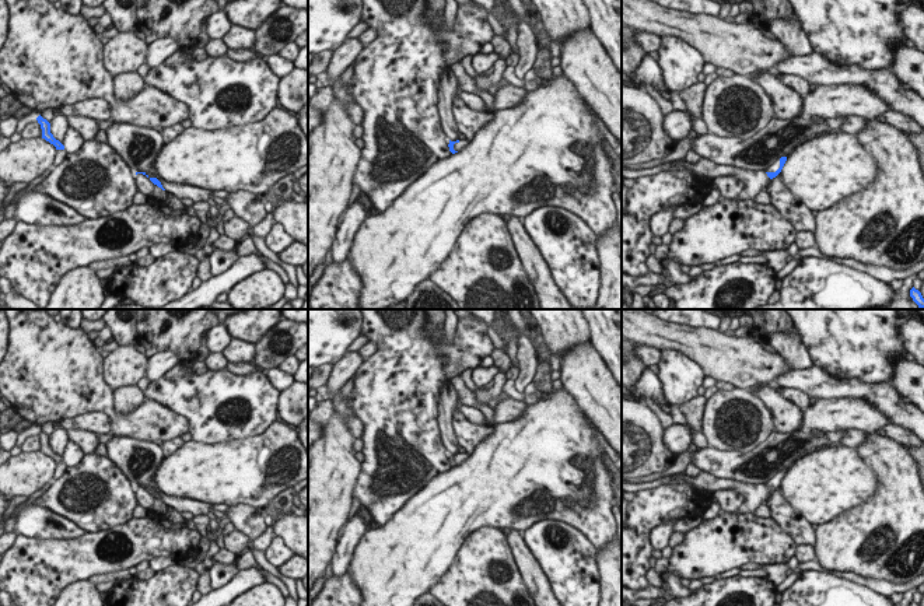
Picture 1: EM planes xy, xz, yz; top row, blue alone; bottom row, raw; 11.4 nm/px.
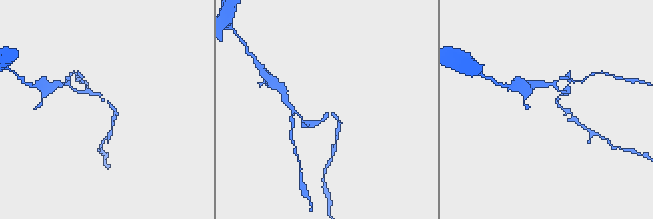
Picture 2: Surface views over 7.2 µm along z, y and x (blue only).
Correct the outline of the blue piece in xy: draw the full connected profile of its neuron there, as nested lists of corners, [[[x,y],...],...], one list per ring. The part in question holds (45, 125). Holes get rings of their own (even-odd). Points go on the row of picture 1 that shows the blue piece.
[[[41,115],[36,118],[36,120],[42,129],[42,139],[53,144],[56,150],[64,150],[64,146],[59,140],[56,140],[50,133],[50,123],[46,119],[43,119]]]

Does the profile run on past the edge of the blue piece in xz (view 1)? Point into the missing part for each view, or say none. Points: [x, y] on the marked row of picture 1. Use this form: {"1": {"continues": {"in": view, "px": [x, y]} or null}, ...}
{"1": {"continues": null}}

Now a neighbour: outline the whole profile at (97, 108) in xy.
[[[92,98],[76,105],[66,105],[62,108],[62,113],[70,116],[87,116],[101,120],[112,120],[112,104],[104,98]]]

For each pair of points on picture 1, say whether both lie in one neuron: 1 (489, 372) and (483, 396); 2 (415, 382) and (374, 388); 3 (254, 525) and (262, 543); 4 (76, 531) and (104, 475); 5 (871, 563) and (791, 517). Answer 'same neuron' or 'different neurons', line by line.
1: different neurons
2: same neuron
3: different neurons
4: different neurons
5: different neurons

